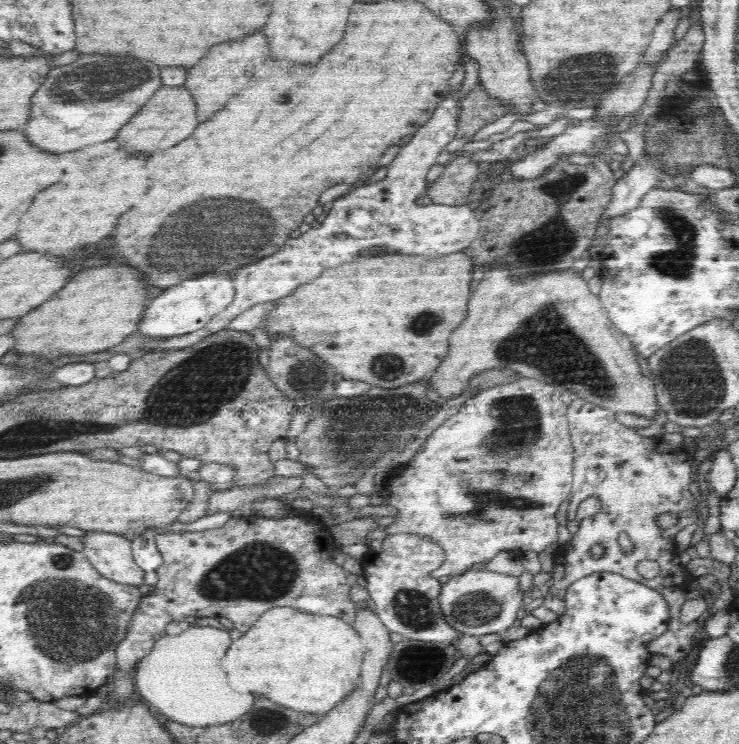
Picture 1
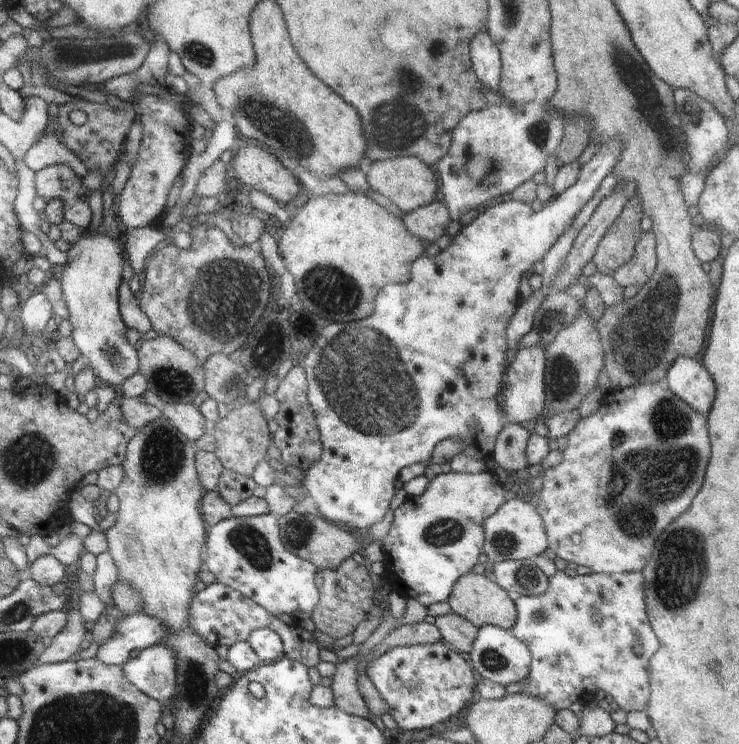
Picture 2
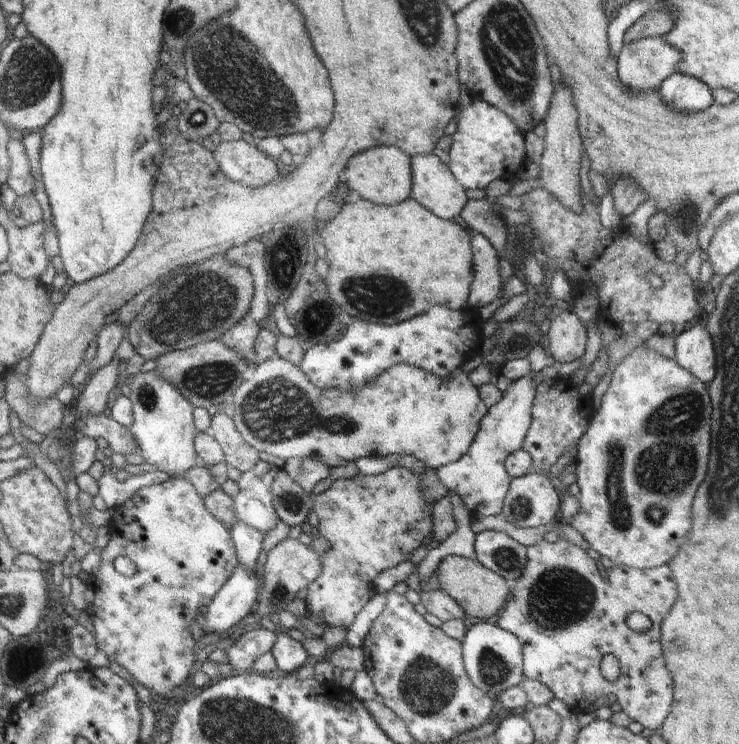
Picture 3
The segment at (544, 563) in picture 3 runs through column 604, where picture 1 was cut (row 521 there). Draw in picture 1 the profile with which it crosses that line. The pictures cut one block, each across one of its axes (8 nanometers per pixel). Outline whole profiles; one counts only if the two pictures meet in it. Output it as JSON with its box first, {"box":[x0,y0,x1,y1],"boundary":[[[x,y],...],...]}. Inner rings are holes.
{"box":[541,397,702,663],"boundary":[[[574,397],[568,402],[567,421],[574,447],[572,492],[570,492],[572,498],[567,507],[568,520],[573,521],[576,518],[578,504],[590,496],[600,498],[602,512],[596,514],[594,518],[580,520],[578,534],[554,552],[552,586],[541,604],[558,616],[562,616],[566,612],[564,606],[568,586],[594,572],[613,572],[640,584],[646,583],[650,588],[660,590],[668,603],[670,613],[667,632],[656,640],[648,642],[646,649],[650,654],[668,656],[676,663],[683,660],[692,650],[694,636],[702,627],[702,621],[686,624],[680,622],[680,609],[687,601],[684,593],[690,589],[690,585],[686,579],[688,575],[686,568],[672,564],[672,558],[678,553],[674,542],[676,534],[689,524],[700,522],[696,511],[699,496],[694,483],[695,465],[693,457],[683,446],[672,448],[672,445],[662,440],[640,436],[634,428],[616,421],[614,415],[615,413],[581,398]],[[605,479],[612,480],[614,486],[599,486]],[[664,512],[677,514],[678,524],[667,529],[658,527],[656,517]],[[622,532],[628,534],[628,538],[635,546],[631,553],[624,553],[618,544],[618,534]],[[594,544],[606,546],[606,552],[600,560],[590,556],[589,552]],[[642,560],[658,562],[661,568],[660,574],[647,582],[636,571],[636,564]]]}

